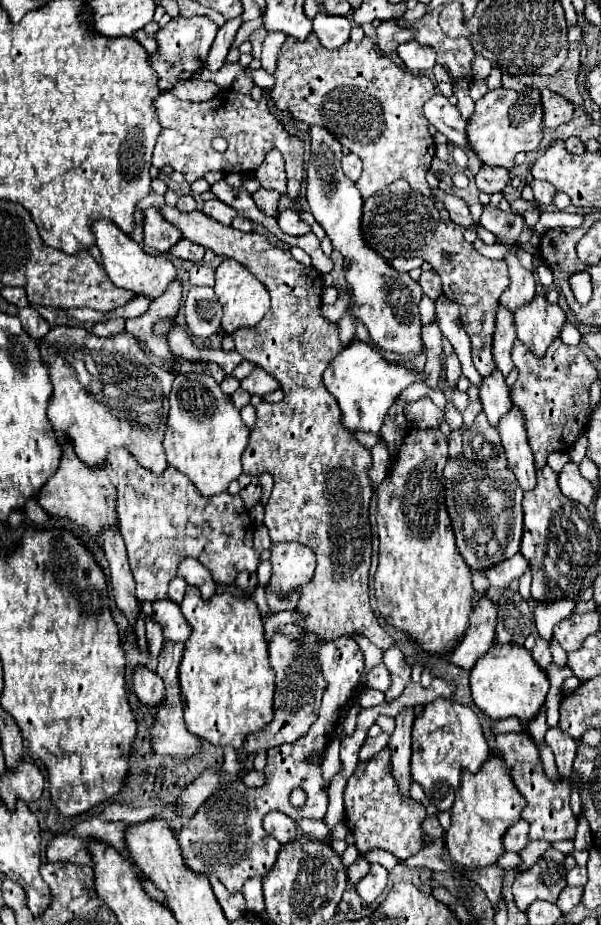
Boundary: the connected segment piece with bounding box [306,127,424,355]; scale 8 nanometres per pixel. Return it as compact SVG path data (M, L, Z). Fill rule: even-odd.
M312 127L312 157L306 165L306 199L310 205L310 211L314 219L324 227L326 235L332 239L334 249L338 249L344 259L350 263L350 269L346 273L346 281L354 287L354 307L348 309L340 323L338 333L340 341L346 347L354 339L354 327L356 321L362 321L372 341L384 349L394 351L400 355L408 353L420 353L422 343L422 321L420 321L420 309L418 303L422 299L422 287L410 279L408 273L394 271L384 257L380 257L374 249L370 249L362 237L362 195L358 193L354 181L350 181L342 167L342 145L334 135L330 135L324 127Z

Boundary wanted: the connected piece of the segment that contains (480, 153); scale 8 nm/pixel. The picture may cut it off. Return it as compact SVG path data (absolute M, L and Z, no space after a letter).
M510 89L488 91L482 99L476 101L474 115L466 125L466 137L470 139L470 149L484 165L514 169L514 157L518 153L534 151L542 139L540 93L536 89L530 89L526 93Z

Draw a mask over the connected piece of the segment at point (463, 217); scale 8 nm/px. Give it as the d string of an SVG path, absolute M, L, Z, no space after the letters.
M434 189L434 195L442 201L444 209L448 211L448 215L450 215L450 219L452 219L454 223L458 223L458 225L462 225L462 227L466 227L466 229L472 227L474 219L472 219L472 215L470 215L470 211L468 211L468 205L466 205L460 197L450 195L450 193L444 193L444 191L440 191L440 189Z

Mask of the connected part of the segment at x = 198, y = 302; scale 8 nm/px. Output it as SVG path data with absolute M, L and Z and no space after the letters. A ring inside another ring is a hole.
M190 287L186 297L186 321L194 337L206 339L220 333L222 305L212 287Z

